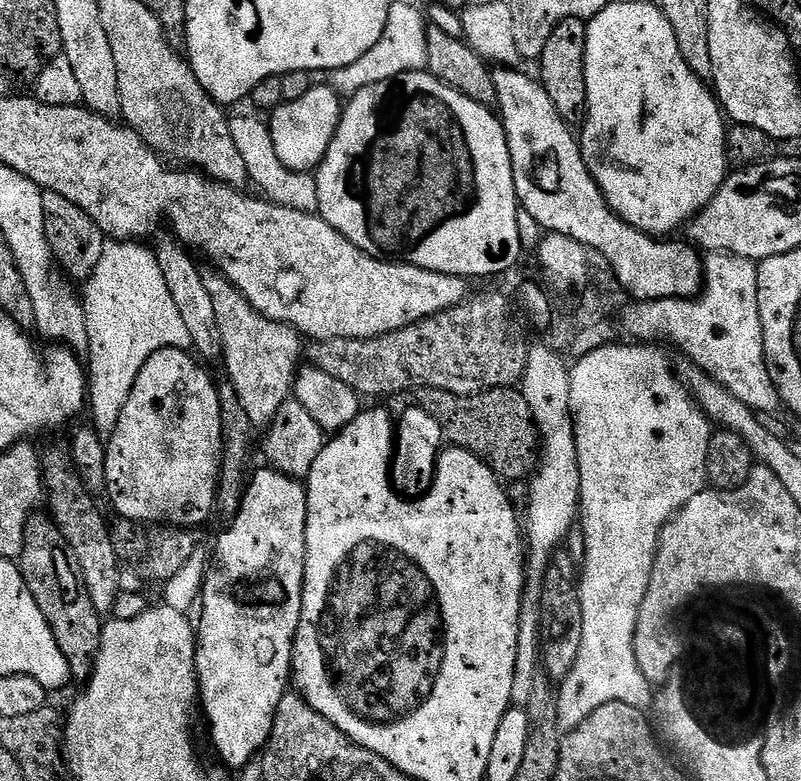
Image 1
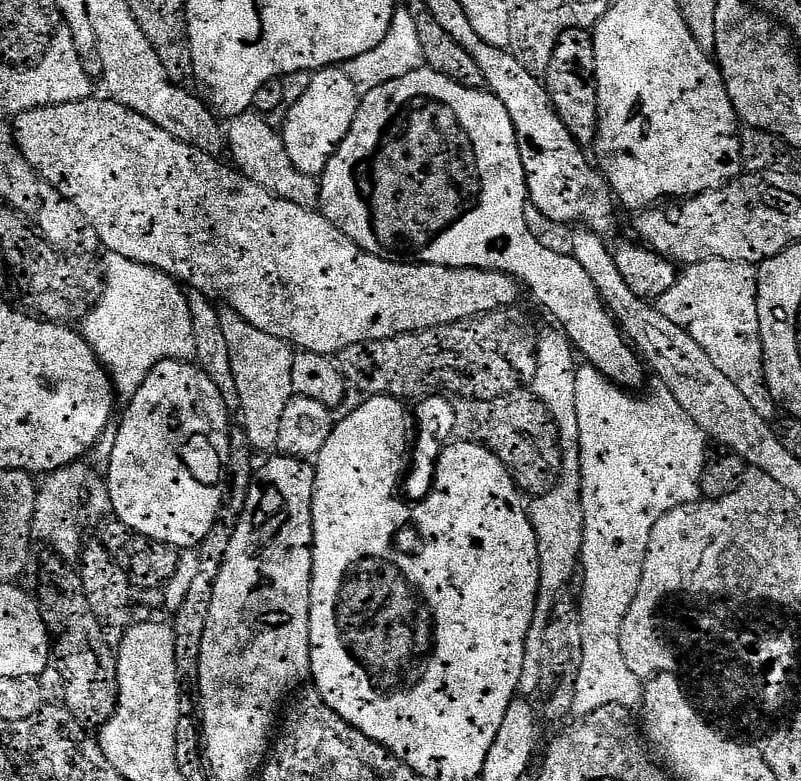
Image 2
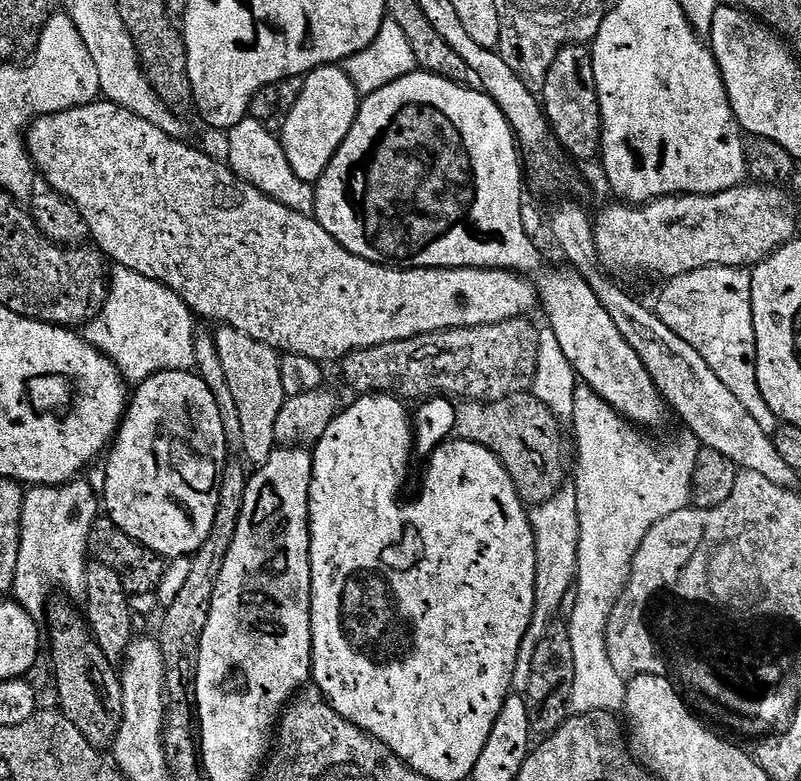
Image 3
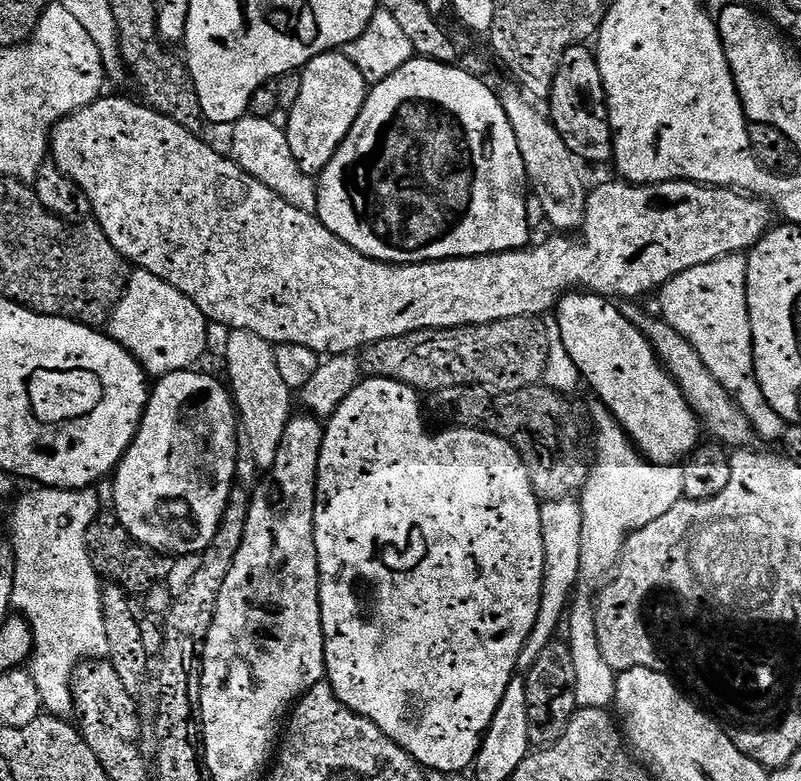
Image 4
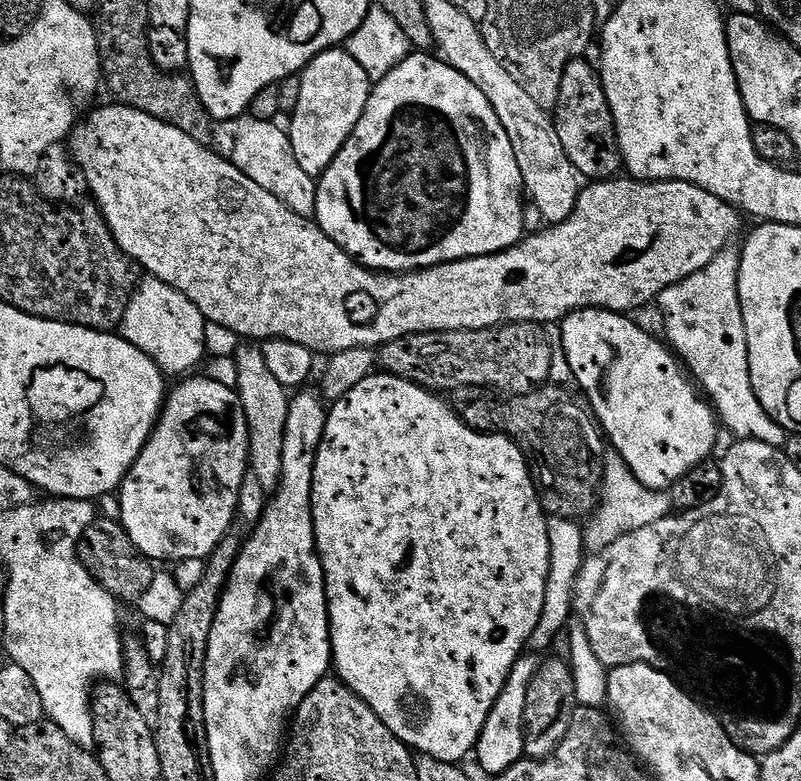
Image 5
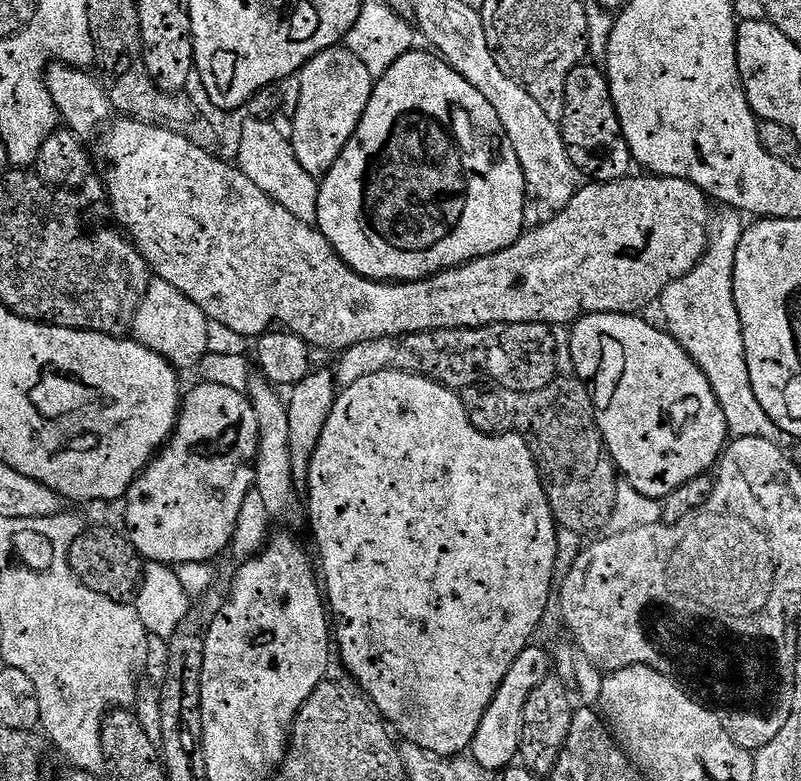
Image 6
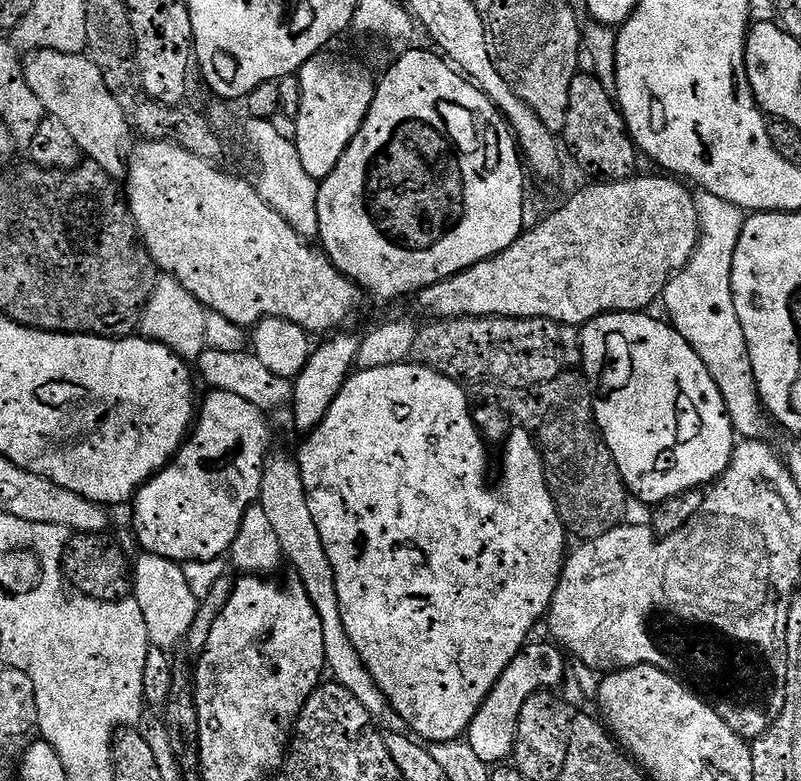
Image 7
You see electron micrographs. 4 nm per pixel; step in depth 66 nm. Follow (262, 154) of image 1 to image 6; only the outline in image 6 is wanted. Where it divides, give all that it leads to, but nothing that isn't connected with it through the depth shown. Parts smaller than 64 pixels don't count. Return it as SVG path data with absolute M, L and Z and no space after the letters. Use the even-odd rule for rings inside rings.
M245 119L240 128L240 145L236 148L234 163L258 190L262 190L278 206L290 210L294 218L315 225L318 214L318 194L320 185L317 177L306 174L292 149L291 139L275 128L275 123Z

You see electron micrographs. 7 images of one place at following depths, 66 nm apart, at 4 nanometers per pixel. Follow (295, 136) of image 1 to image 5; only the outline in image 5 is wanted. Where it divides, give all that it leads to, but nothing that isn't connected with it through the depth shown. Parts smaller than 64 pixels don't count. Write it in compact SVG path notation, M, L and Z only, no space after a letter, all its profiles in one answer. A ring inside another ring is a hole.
M343 47L331 48L315 56L299 73L299 78L302 94L298 94L298 106L290 114L292 125L287 125L286 131L294 146L294 158L298 158L302 170L319 178L330 162L334 162L354 126L358 126L358 118L362 118L366 110L374 84L368 79L366 70L362 70Z

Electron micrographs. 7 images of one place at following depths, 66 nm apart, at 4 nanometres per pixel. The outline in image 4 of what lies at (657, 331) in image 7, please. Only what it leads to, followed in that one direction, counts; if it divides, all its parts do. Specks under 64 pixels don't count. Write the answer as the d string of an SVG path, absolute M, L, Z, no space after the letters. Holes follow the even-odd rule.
M573 290L556 305L554 327L562 334L562 346L578 366L583 383L596 391L595 399L620 423L637 452L649 464L679 465L701 443L702 425L644 333L612 304L605 297Z

